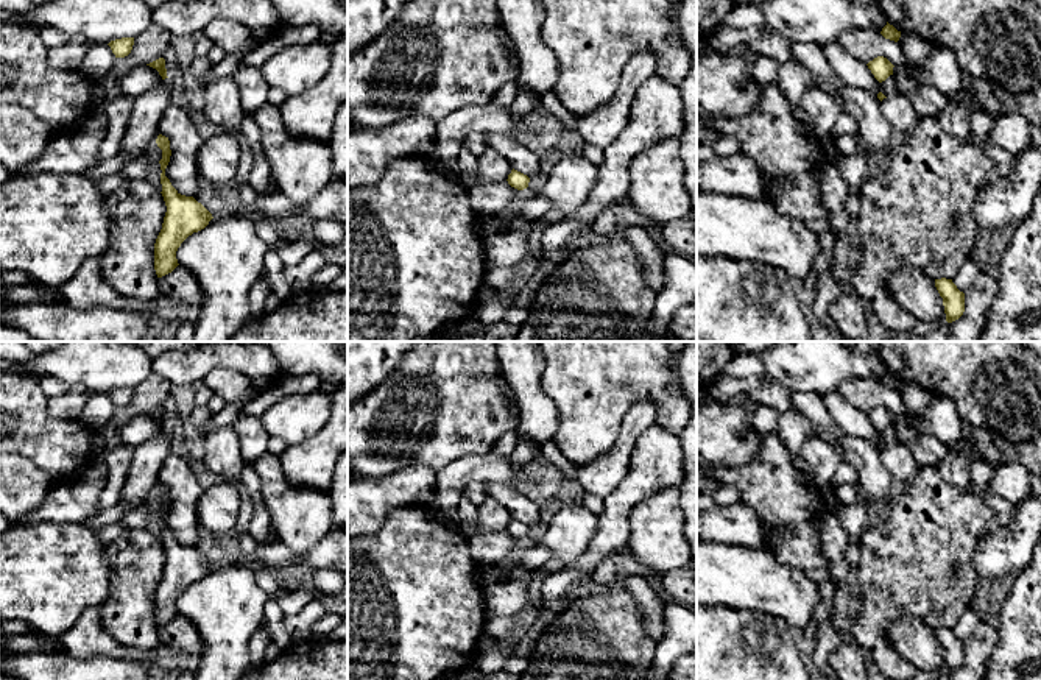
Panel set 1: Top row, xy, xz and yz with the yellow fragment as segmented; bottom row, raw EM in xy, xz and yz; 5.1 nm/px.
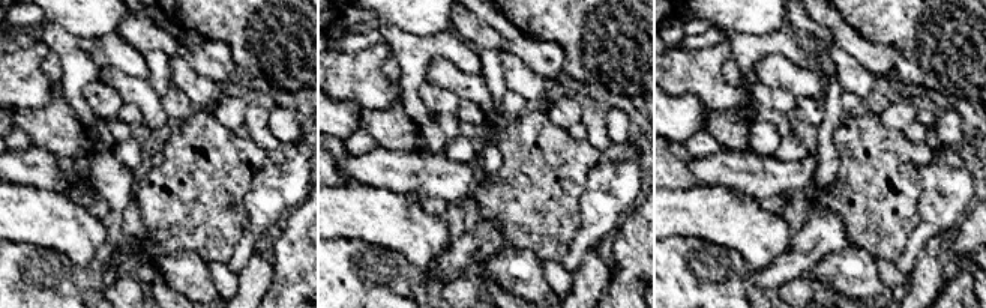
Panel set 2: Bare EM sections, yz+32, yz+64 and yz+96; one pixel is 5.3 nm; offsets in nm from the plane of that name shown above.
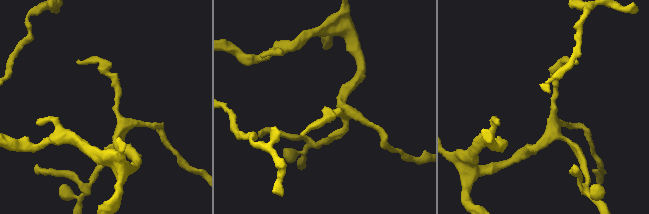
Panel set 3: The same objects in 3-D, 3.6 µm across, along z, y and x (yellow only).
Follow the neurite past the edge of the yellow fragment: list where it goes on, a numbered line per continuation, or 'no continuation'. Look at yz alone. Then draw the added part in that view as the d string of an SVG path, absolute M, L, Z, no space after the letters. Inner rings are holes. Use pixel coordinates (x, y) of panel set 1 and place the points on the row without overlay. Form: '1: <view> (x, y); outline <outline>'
no continuation

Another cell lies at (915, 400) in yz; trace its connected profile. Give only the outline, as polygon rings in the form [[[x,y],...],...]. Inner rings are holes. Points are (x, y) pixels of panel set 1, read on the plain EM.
[[[912,382],[901,384],[898,393],[902,398],[904,413],[912,423],[918,413],[924,412],[930,406],[935,396],[921,385]]]

